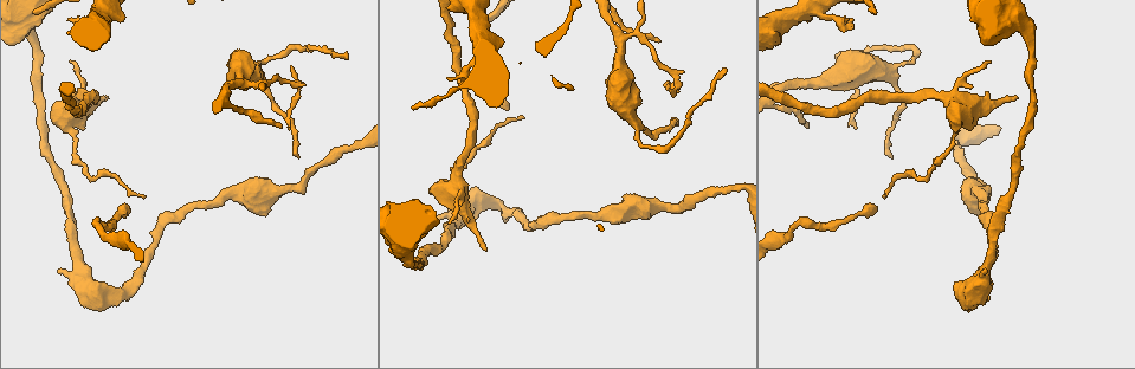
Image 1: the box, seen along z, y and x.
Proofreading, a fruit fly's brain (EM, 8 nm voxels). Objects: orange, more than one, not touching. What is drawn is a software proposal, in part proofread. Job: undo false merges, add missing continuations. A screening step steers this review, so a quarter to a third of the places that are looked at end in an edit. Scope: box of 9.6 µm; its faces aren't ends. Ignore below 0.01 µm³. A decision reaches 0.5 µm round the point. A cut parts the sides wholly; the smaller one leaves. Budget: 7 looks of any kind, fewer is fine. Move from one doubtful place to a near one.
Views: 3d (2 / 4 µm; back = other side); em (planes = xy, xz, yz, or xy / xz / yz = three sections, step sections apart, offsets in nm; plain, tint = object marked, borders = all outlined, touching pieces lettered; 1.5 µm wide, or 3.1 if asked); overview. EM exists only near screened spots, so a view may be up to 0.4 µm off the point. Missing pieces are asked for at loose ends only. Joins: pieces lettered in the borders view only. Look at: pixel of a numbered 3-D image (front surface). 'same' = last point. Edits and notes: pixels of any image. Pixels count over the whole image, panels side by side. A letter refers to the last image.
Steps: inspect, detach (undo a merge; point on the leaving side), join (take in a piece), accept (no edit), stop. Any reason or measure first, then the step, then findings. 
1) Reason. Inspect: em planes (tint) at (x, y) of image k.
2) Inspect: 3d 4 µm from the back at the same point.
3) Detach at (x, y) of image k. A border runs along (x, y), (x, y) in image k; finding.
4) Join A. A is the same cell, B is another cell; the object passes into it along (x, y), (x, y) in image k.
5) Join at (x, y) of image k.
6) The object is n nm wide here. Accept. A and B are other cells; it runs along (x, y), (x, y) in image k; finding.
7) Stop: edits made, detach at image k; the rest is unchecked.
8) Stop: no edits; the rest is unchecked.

Long arm stops here. Inspect: em planes (borders) at (834, 56) of image 1.

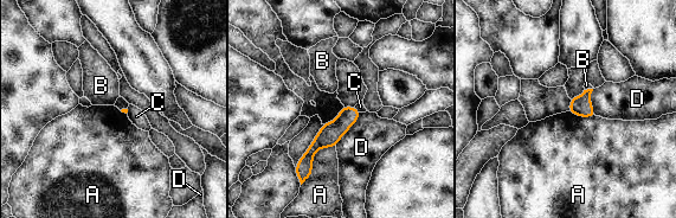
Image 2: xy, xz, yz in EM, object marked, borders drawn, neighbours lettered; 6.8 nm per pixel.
The longest contact is with A, 320 nm. Accept. A, B, C and D are other cells; it runs along (356, 114), (324, 138), (301, 164) in image 2; none of them fits.

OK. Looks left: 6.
Sharp bend. Inspect: 3d 4 µm at (94, 222) of image 1.

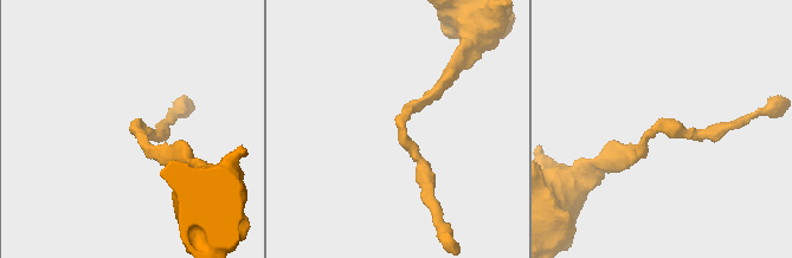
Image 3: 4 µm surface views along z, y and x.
The arms are 180, 220 nm wide. Inspect: em xy step 8 (borders) at (133, 129) of image 3.

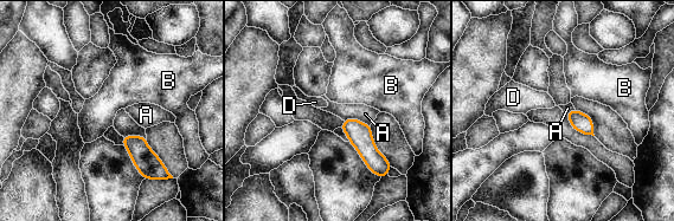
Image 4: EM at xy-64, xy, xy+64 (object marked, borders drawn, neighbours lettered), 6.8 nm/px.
The longest contact is with A, 190 nm. Accept. A, B and D are other cells; continuous, no second neuron.

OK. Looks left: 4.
Thin neck. Inspect: em planes (tint) at (1032, 88) of image 1.

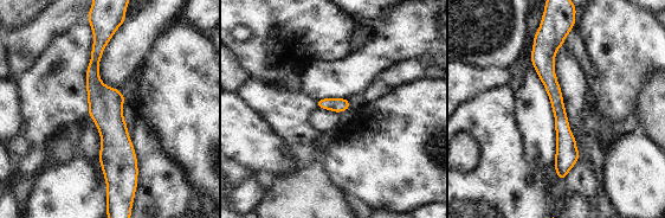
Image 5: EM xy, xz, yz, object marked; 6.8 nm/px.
Inspect: em planes (borders) at the same point.

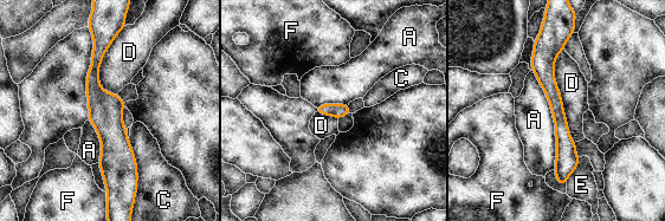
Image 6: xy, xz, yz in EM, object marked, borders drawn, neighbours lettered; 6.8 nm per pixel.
Accept. A, C, D, E and F are other cells; a border runs along (562, 50), (555, 82), (574, 142) in image 6; continuous, no second neuron.

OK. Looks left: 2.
Stop: no edits; the rest is unchecked.

